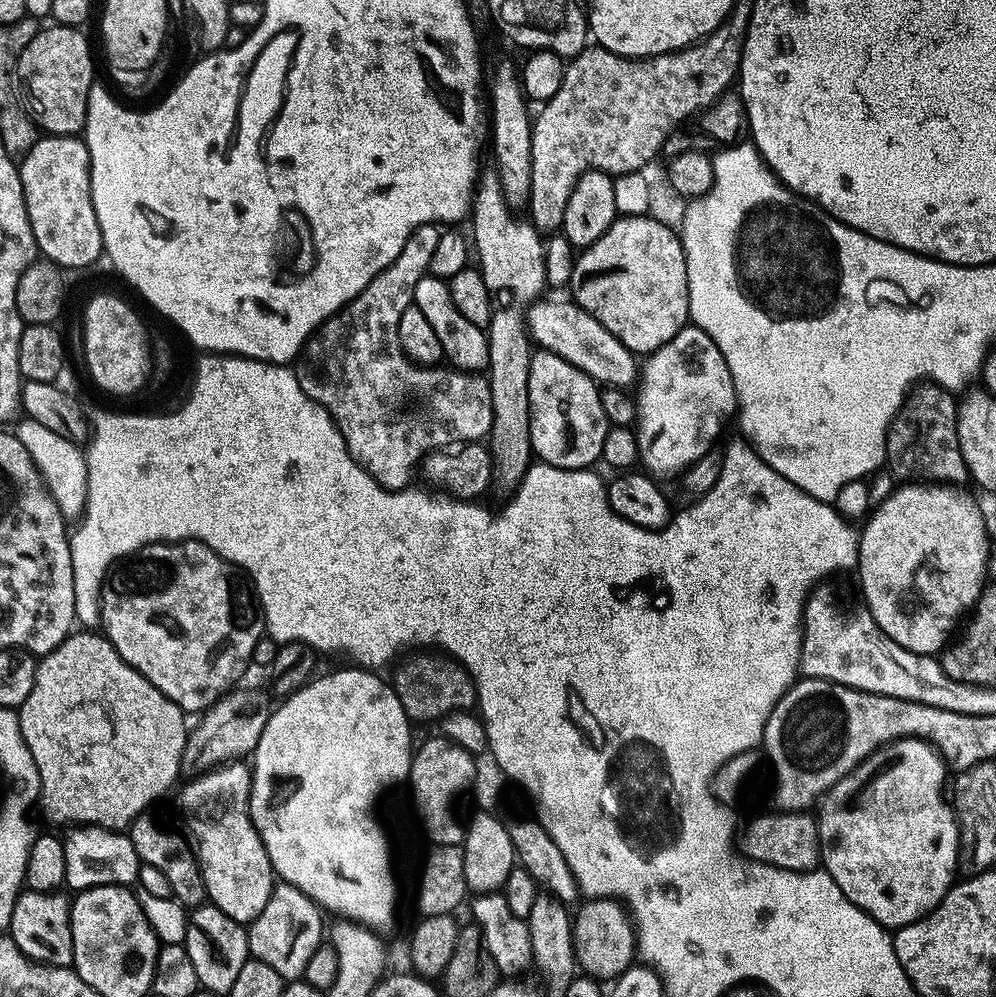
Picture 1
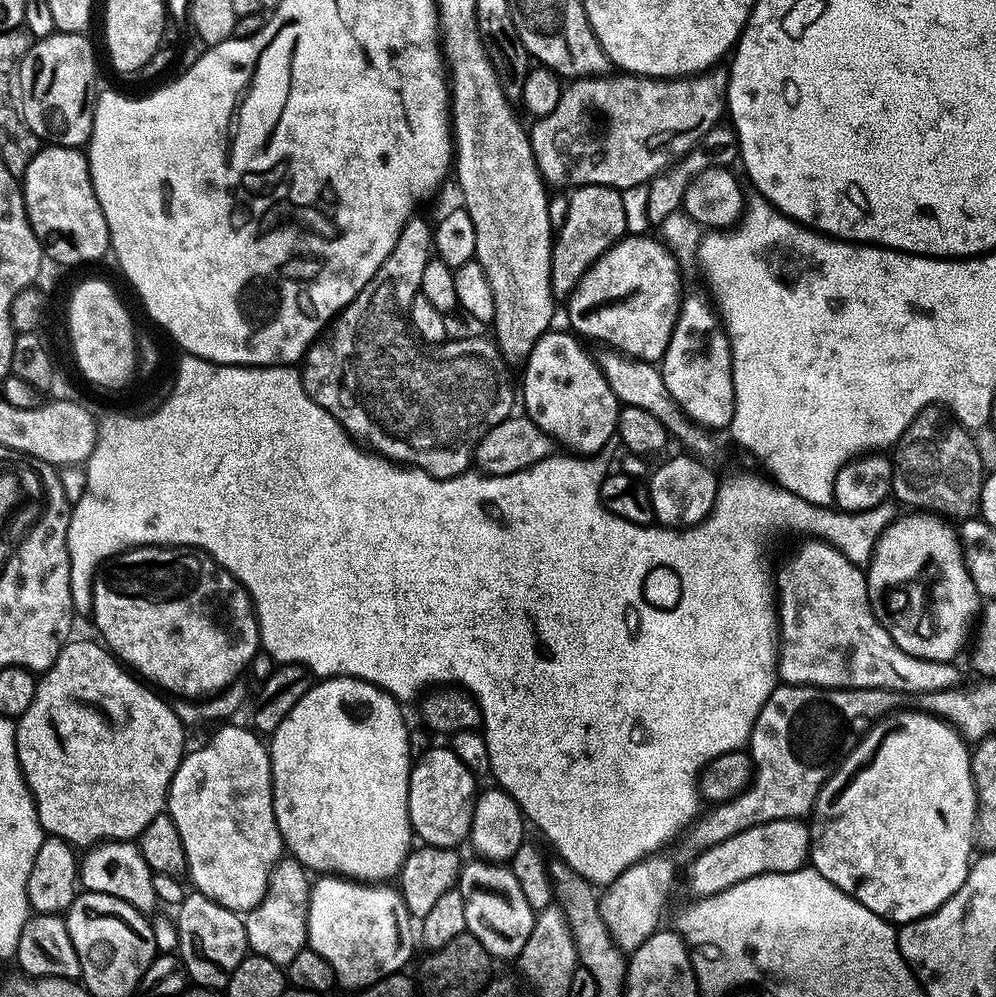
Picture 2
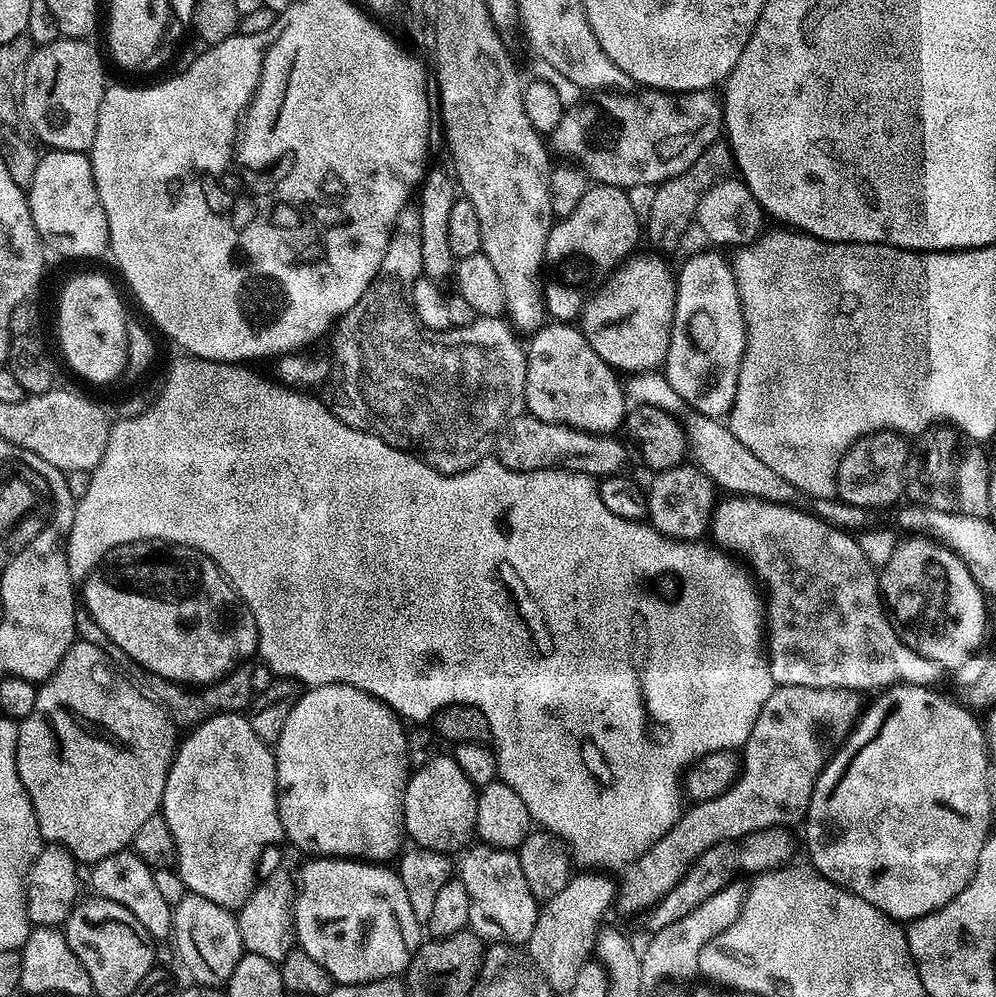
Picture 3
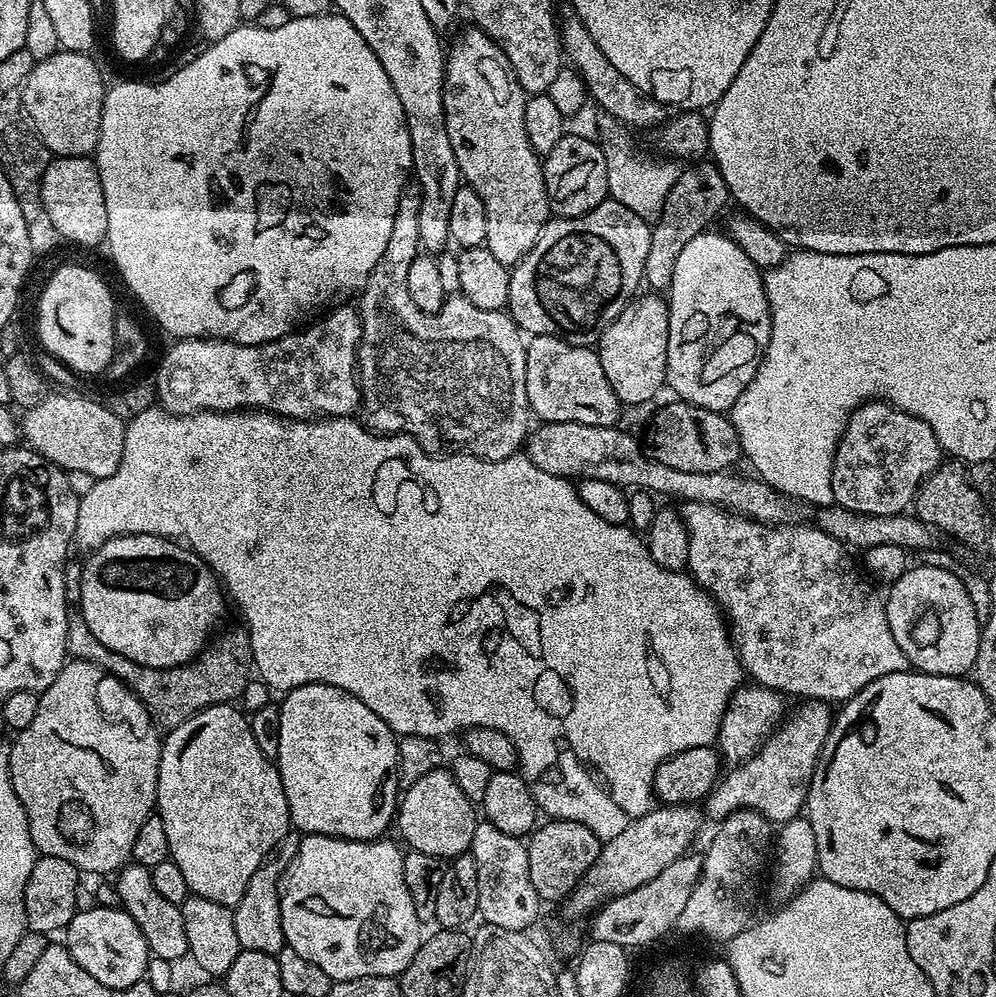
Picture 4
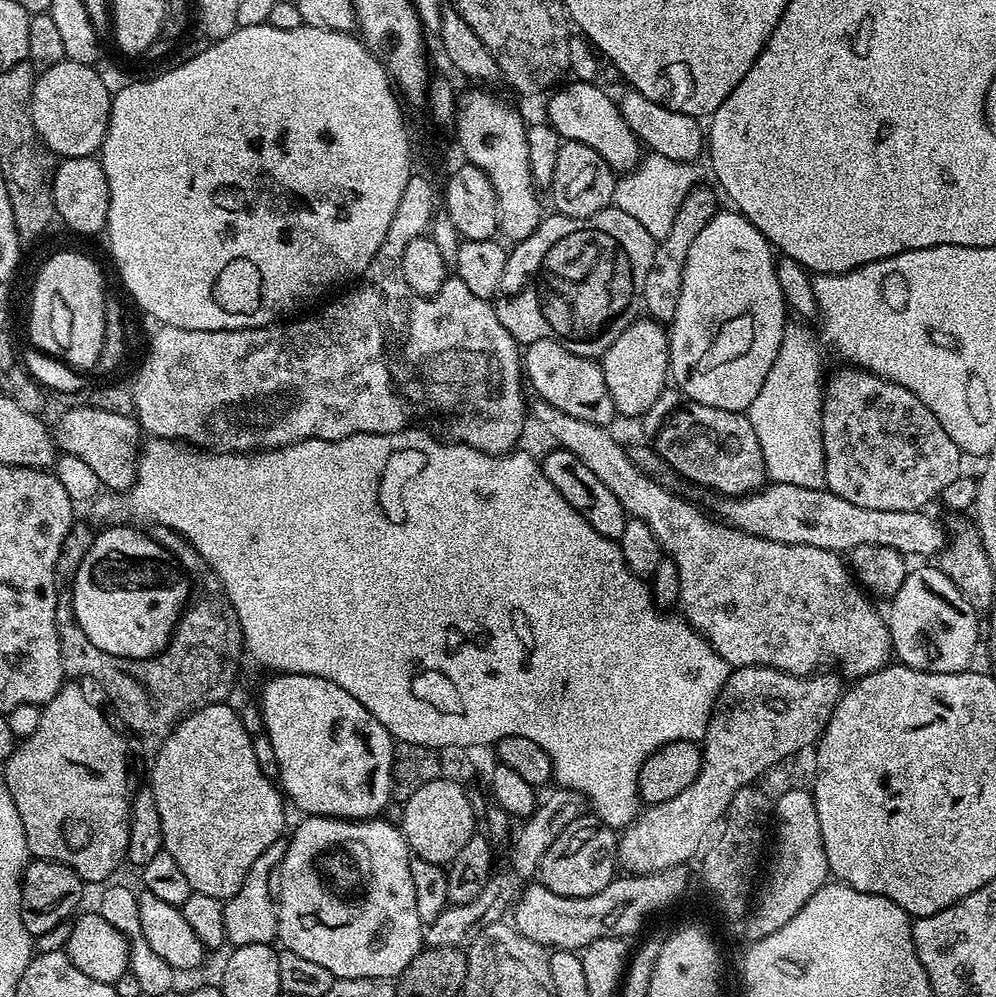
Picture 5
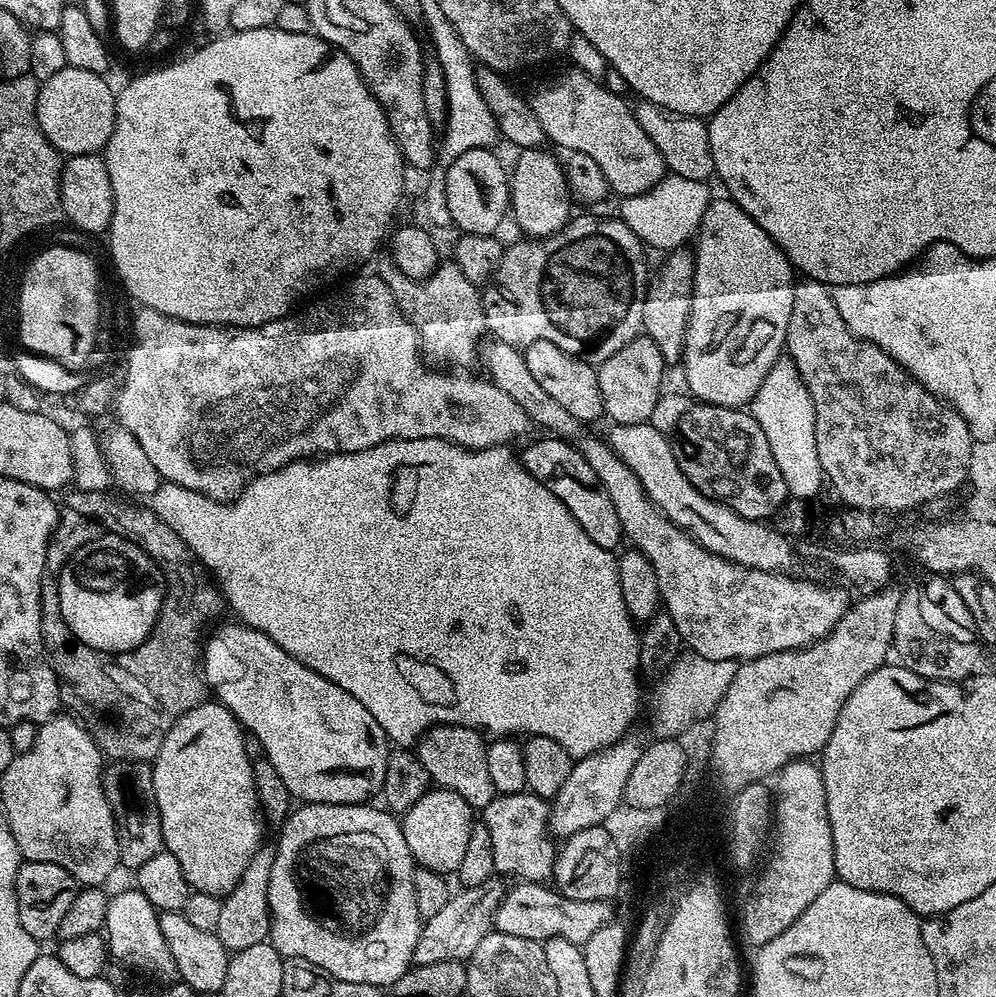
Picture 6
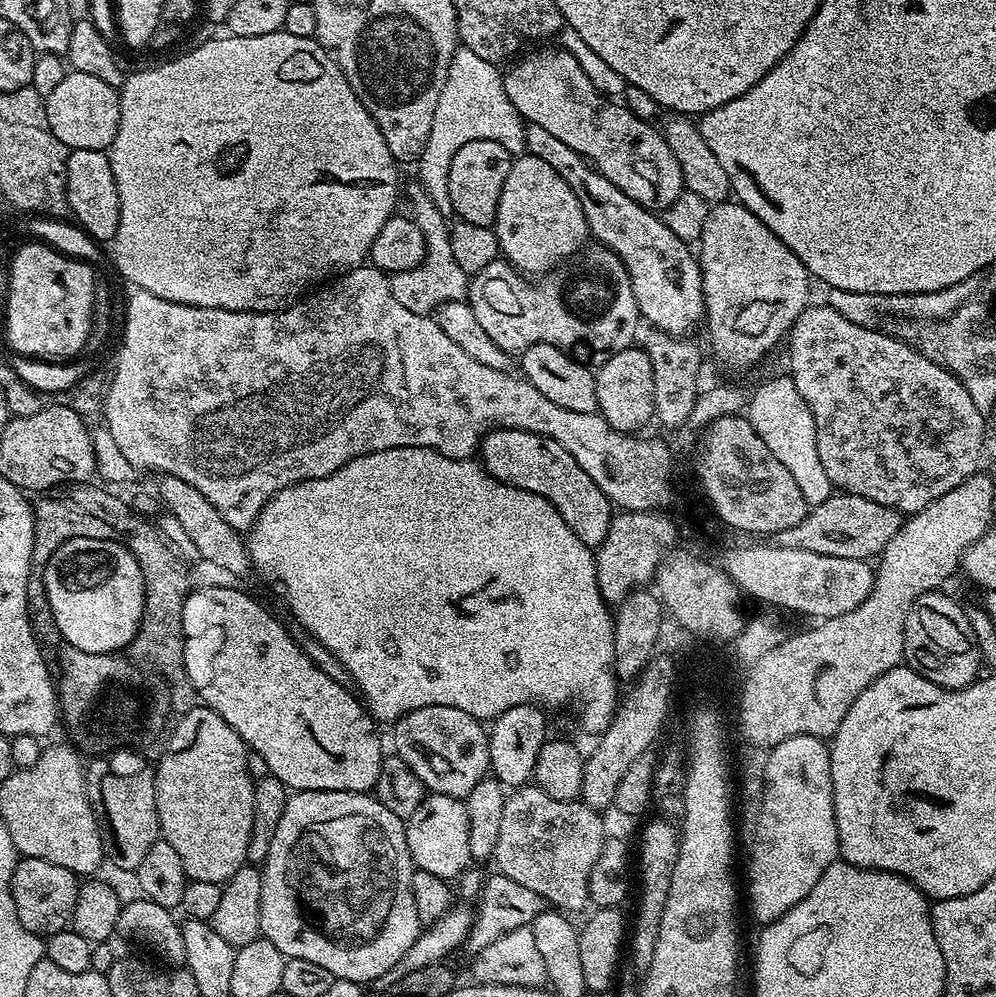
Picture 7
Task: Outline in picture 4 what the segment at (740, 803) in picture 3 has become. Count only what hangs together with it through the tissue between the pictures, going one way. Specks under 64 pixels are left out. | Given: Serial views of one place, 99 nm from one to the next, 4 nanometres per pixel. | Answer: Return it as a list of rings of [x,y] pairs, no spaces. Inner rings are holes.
[[[805,699],[803,701],[804,704],[801,708],[791,709],[790,714],[785,715],[782,723],[777,727],[776,731],[772,733],[771,736],[768,737],[767,740],[761,744],[758,751],[755,752],[753,756],[751,756],[748,760],[744,761],[742,764],[737,764],[735,767],[731,769],[732,773],[725,775],[723,779],[717,783],[716,787],[712,789],[712,793],[703,801],[702,808],[706,813],[707,819],[708,816],[713,822],[719,822],[721,820],[727,819],[730,814],[734,814],[738,810],[742,810],[743,808],[749,808],[750,810],[754,810],[758,814],[762,814],[766,817],[766,819],[772,821],[773,825],[779,826],[781,824],[785,824],[787,820],[797,819],[805,811],[806,805],[808,803],[808,791],[810,790],[810,786],[812,785],[812,779],[814,778],[814,774],[816,773],[816,763],[820,760],[820,752],[824,748],[824,743],[828,741],[828,731],[832,729],[832,722],[834,719],[834,712],[825,701],[823,700],[809,700]]]

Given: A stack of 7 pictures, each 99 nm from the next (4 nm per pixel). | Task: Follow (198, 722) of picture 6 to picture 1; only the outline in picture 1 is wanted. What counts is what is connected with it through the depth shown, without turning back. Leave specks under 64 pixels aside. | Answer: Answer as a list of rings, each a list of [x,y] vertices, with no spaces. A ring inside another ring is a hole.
[[[224,762],[211,770],[193,775],[189,780],[192,781],[180,792],[180,808],[184,811],[185,822],[188,823],[187,831],[196,835],[194,851],[197,860],[200,861],[202,878],[208,891],[207,899],[215,904],[218,910],[222,910],[222,914],[247,926],[254,918],[258,918],[258,914],[262,914],[274,887],[274,873],[267,846],[258,834],[252,817],[252,769],[244,762]]]

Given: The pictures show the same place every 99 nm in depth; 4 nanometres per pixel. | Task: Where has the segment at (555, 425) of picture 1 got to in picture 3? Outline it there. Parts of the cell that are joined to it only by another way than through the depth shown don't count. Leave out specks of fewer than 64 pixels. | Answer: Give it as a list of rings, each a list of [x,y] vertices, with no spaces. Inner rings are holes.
[[[548,322],[537,332],[531,333],[526,344],[524,357],[524,408],[542,422],[565,424],[583,432],[597,434],[612,434],[616,427],[623,425],[626,420],[626,392],[622,380],[614,371],[611,364],[602,362],[594,352],[594,346],[585,338],[583,331],[572,322]]]

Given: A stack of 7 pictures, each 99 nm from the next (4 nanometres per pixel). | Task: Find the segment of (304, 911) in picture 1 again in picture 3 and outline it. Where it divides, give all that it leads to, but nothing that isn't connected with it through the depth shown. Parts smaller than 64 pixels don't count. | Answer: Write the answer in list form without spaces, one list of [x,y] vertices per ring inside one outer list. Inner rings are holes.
[[[276,868],[268,877],[261,879],[253,888],[250,898],[235,913],[238,922],[238,934],[242,934],[244,951],[250,954],[258,954],[261,958],[270,958],[274,961],[282,961],[286,954],[290,954],[296,944],[296,920],[292,916],[294,903],[294,872],[288,868]]]

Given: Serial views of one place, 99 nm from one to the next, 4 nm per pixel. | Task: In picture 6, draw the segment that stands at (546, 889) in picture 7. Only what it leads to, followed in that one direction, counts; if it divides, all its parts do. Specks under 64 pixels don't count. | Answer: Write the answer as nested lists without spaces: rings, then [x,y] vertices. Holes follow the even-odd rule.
[[[527,790],[510,795],[498,794],[488,806],[482,809],[480,818],[490,832],[497,873],[512,874],[516,876],[514,878],[527,883],[545,883],[551,879],[558,850],[548,830],[548,813],[549,803]]]

